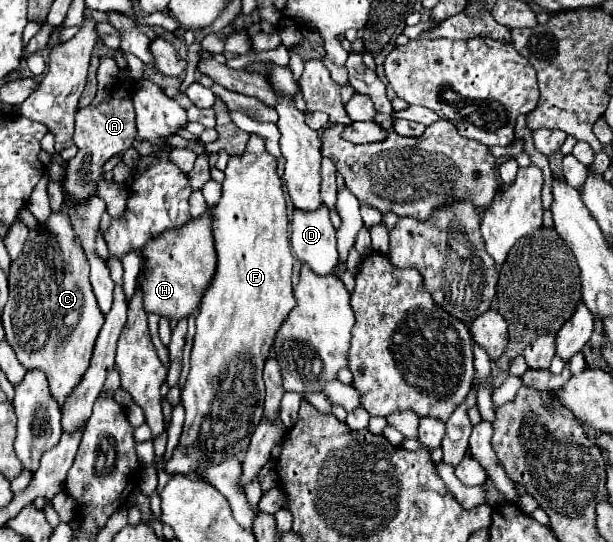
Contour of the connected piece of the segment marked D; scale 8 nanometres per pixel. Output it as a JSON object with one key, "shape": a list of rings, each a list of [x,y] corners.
{"shape":[[[325,205],[315,213],[293,213],[291,247],[297,259],[317,275],[333,275],[337,265],[335,229]]]}

